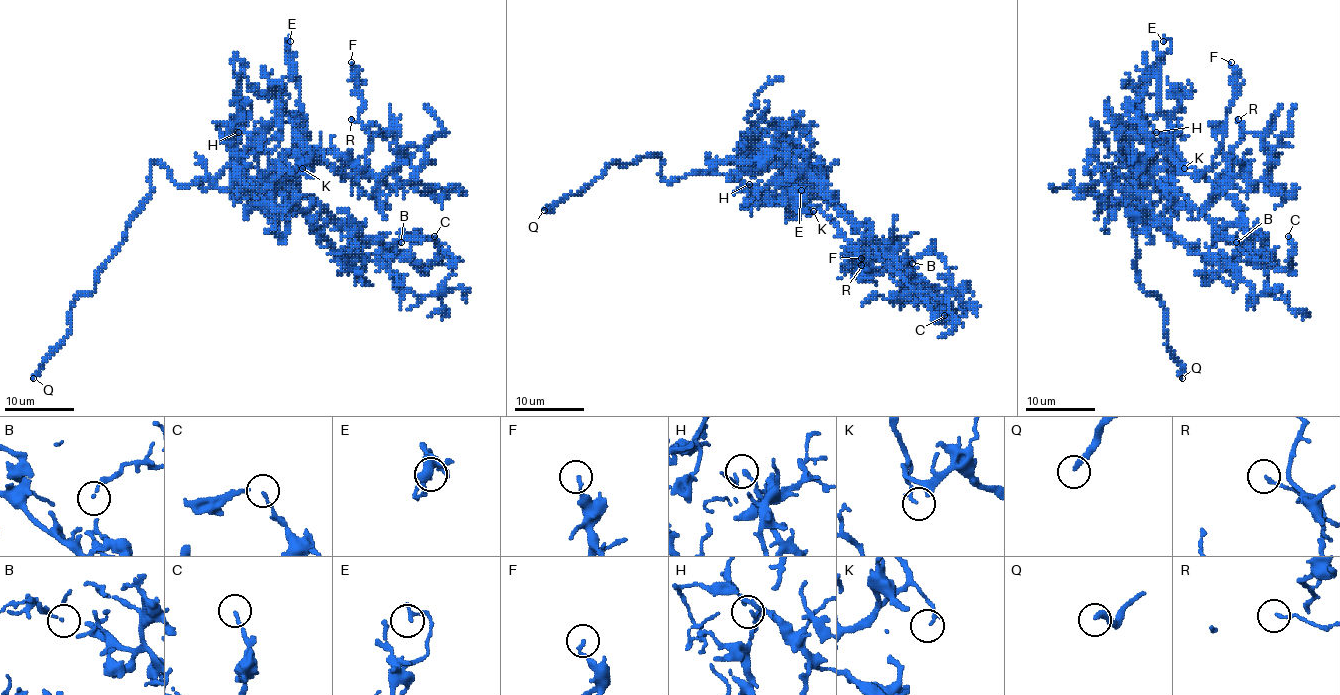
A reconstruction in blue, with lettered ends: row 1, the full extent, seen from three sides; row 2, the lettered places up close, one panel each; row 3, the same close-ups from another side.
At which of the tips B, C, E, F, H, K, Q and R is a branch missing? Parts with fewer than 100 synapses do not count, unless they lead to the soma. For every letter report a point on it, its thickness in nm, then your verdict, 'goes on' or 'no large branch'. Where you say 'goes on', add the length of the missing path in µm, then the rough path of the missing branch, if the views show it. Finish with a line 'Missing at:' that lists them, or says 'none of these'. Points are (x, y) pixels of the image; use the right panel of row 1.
B: place (1236, 242); calibre 80 nm; no large branch
C: place (1288, 236); calibre 120 nm; no large branch
E: place (1163, 41); calibre 180 nm; no large branch
F: place (1231, 62); calibre 150 nm; no large branch
H: place (1156, 132); calibre 160 nm; no large branch
K: place (1184, 168); calibre 140 nm; no large branch
Q: place (1182, 378); calibre 280 nm; goes on; missing 80 µm
R: place (1238, 119); calibre 140 nm; no large branch
Missing at: Q

